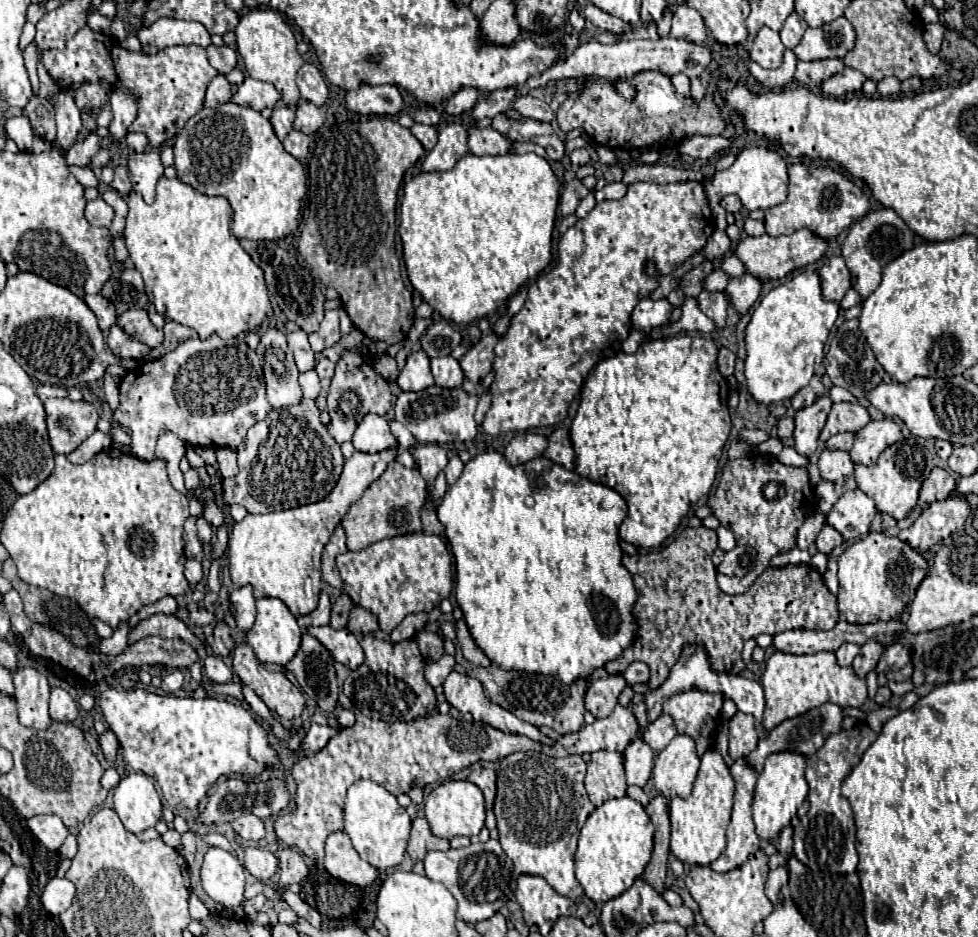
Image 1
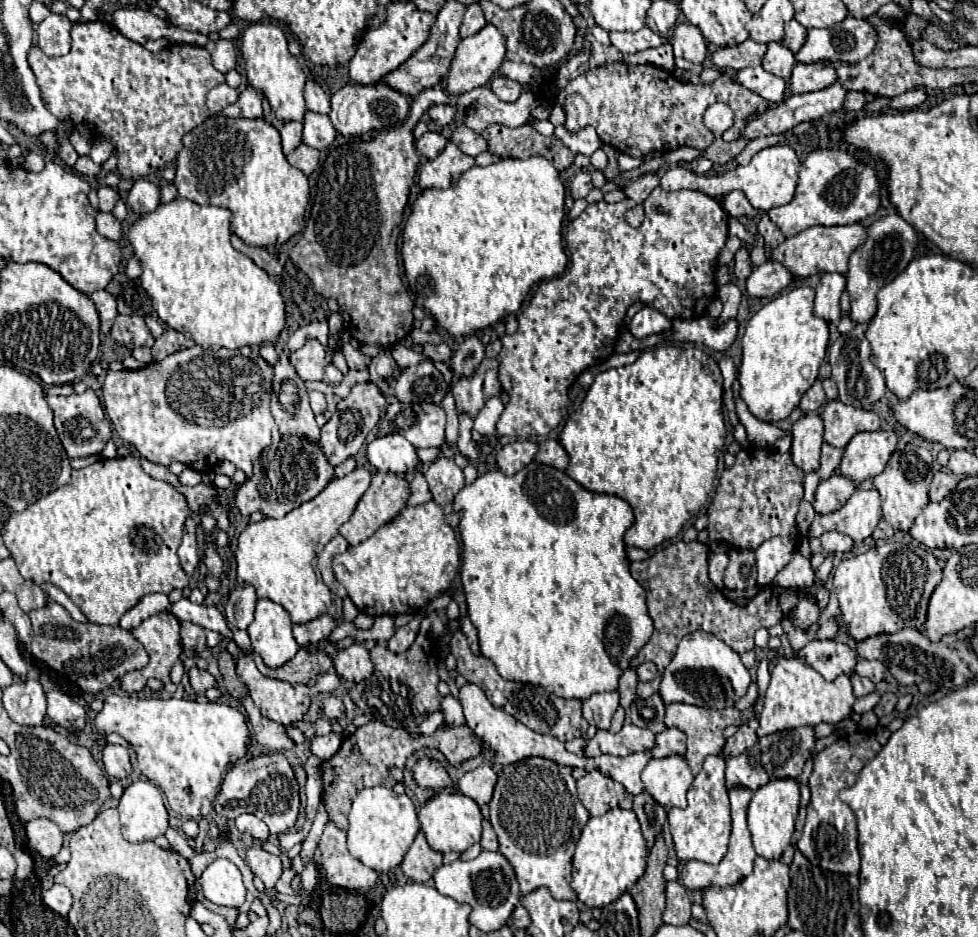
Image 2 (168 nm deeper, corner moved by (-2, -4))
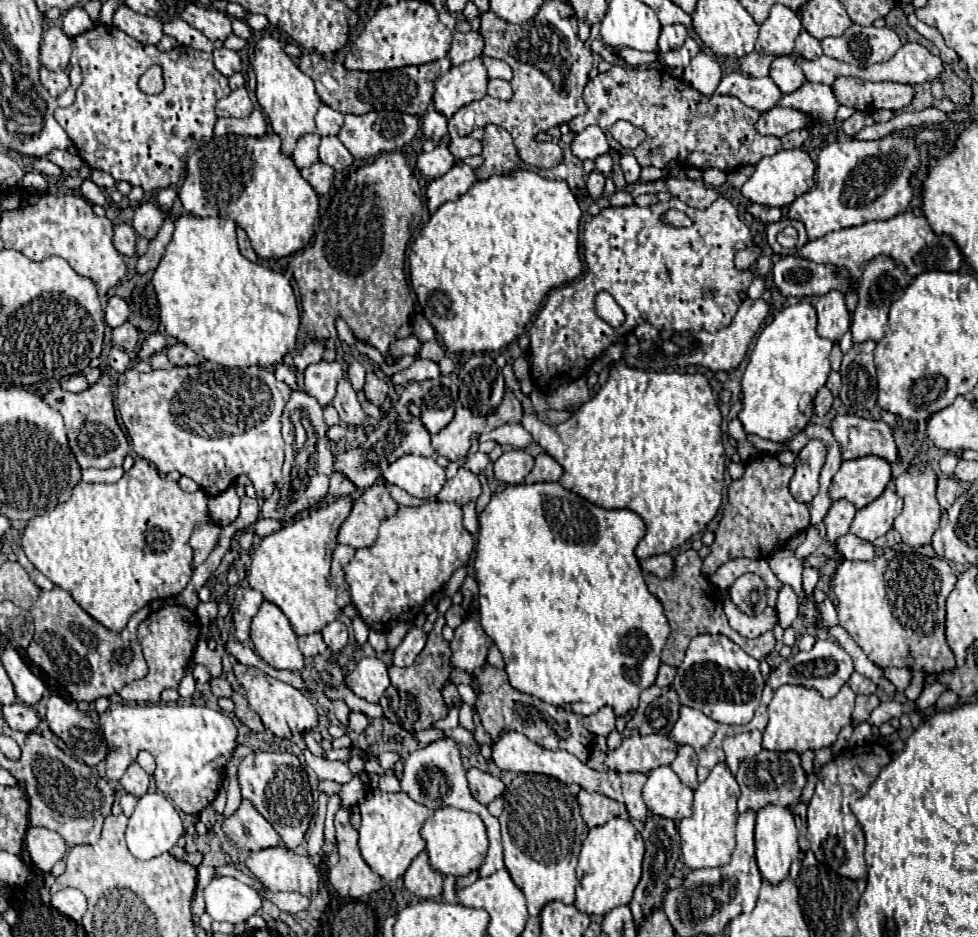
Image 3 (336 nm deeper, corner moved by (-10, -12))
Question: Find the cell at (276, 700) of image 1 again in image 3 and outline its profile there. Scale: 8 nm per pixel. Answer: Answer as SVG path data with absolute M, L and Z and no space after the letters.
M237 663L237 665L233 667L233 671L235 671L237 681L239 681L239 683L243 685L243 689L247 691L249 707L261 717L263 725L265 725L275 737L291 739L293 735L311 731L311 729L317 725L317 711L315 711L311 699L309 699L307 695L303 695L299 689L295 689L295 687L283 683L283 681L277 681L277 679L269 677L265 671L257 669L257 667L247 667L247 665Z

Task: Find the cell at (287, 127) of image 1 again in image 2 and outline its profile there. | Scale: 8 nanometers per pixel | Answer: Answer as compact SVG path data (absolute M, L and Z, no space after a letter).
M287 121L283 123L283 127L279 129L281 133L281 141L283 141L283 153L291 153L299 143L301 143L301 129L303 125L299 121Z

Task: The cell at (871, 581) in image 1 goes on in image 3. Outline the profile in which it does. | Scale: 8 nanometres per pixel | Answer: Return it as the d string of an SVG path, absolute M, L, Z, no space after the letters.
M887 549L873 561L843 561L835 573L839 625L881 669L911 667L943 671L955 667L945 639L945 601L957 583L945 559Z

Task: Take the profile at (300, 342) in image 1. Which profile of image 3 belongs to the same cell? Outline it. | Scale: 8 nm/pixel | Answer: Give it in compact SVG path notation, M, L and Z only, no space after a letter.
M321 361L317 365L309 365L305 369L305 391L315 397L319 401L321 407L327 407L333 397L335 397L335 389L337 389L337 383L343 379L343 369L337 361L333 363L327 363L327 361Z

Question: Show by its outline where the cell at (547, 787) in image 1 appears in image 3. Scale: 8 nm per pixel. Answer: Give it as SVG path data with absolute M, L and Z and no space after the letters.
M537 773L517 775L507 787L505 807L503 807L503 813L499 815L499 823L501 823L501 835L503 835L505 867L511 879L515 881L515 885L525 895L529 915L539 915L541 909L551 901L573 903L575 887L577 887L577 877L575 877L577 855L581 851L581 841L587 835L587 825L581 819L579 803L569 793L569 787L547 775L537 775Z

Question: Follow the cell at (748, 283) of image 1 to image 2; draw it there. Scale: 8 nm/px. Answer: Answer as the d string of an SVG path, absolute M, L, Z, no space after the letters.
M765 261L747 277L745 293L749 297L773 297L793 281L791 273L775 261Z

